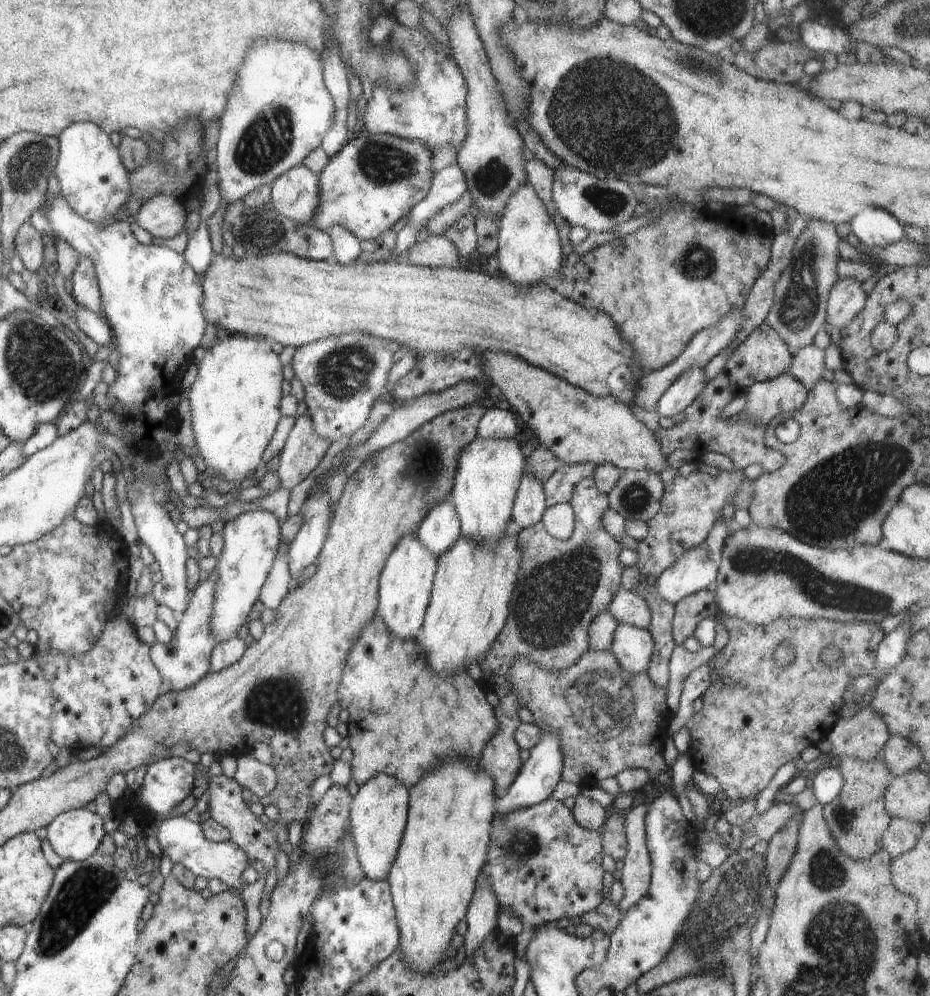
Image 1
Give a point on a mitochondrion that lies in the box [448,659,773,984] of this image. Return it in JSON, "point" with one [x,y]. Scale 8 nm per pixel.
{"point":[720,924]}

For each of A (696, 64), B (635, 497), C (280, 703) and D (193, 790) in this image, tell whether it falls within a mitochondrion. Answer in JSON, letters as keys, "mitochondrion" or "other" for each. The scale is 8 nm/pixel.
{"A":"mitochondrion","B":"mitochondrion","C":"mitochondrion","D":"other"}

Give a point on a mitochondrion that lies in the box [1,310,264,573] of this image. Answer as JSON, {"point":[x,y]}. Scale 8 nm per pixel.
{"point":[41,365]}

